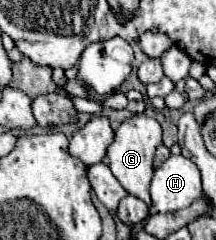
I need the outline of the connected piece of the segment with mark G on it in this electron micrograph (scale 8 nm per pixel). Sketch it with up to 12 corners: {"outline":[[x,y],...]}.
{"outline":[[139,114],[119,124],[109,168],[149,204],[159,122]]}

